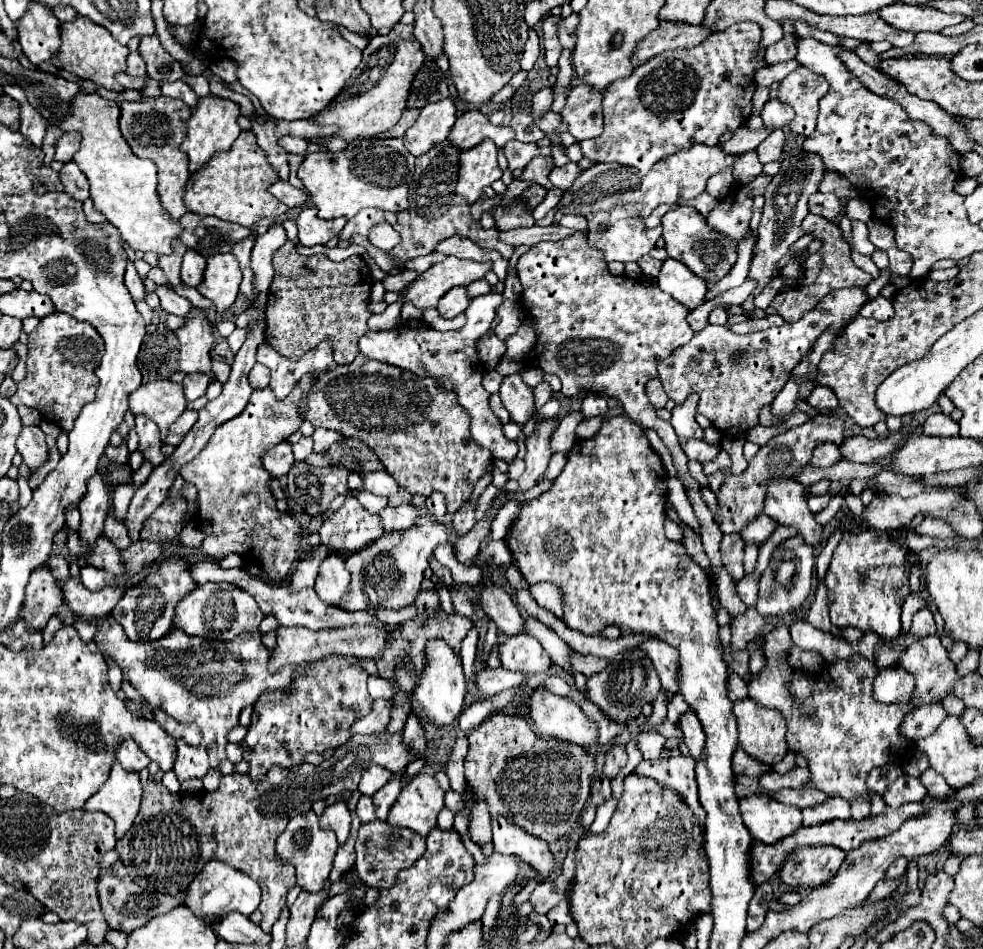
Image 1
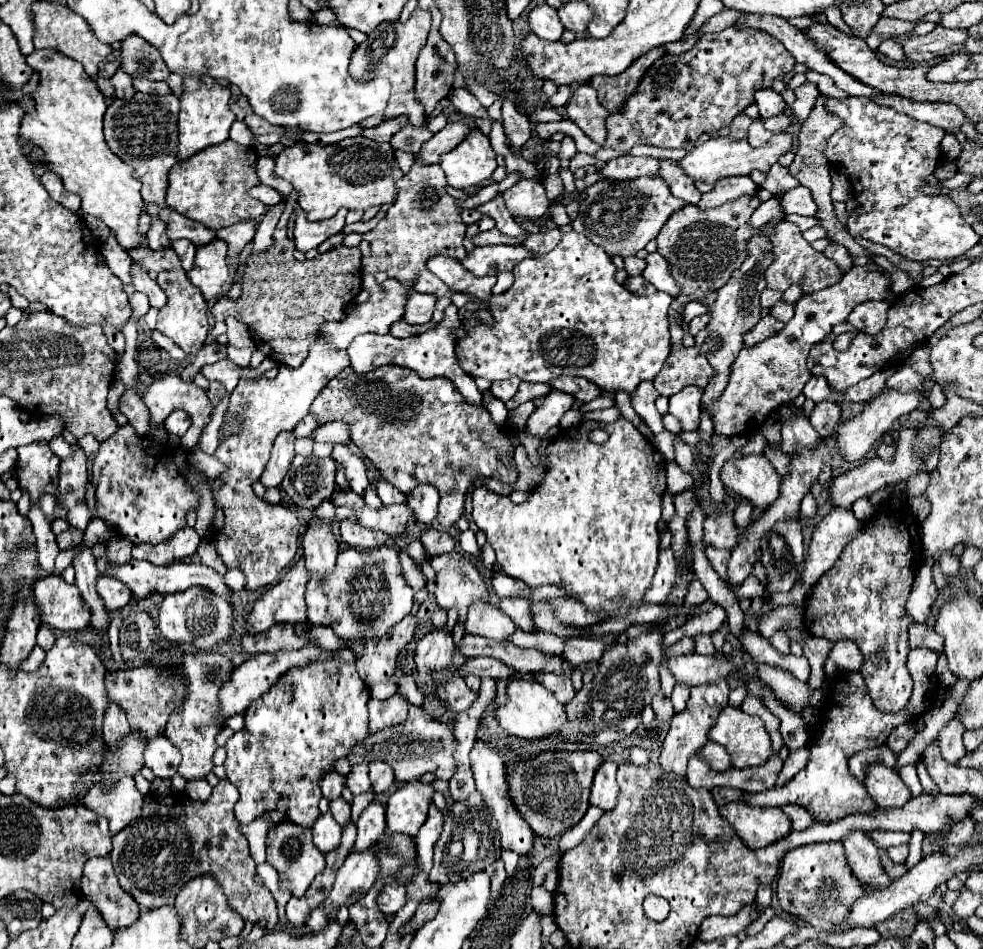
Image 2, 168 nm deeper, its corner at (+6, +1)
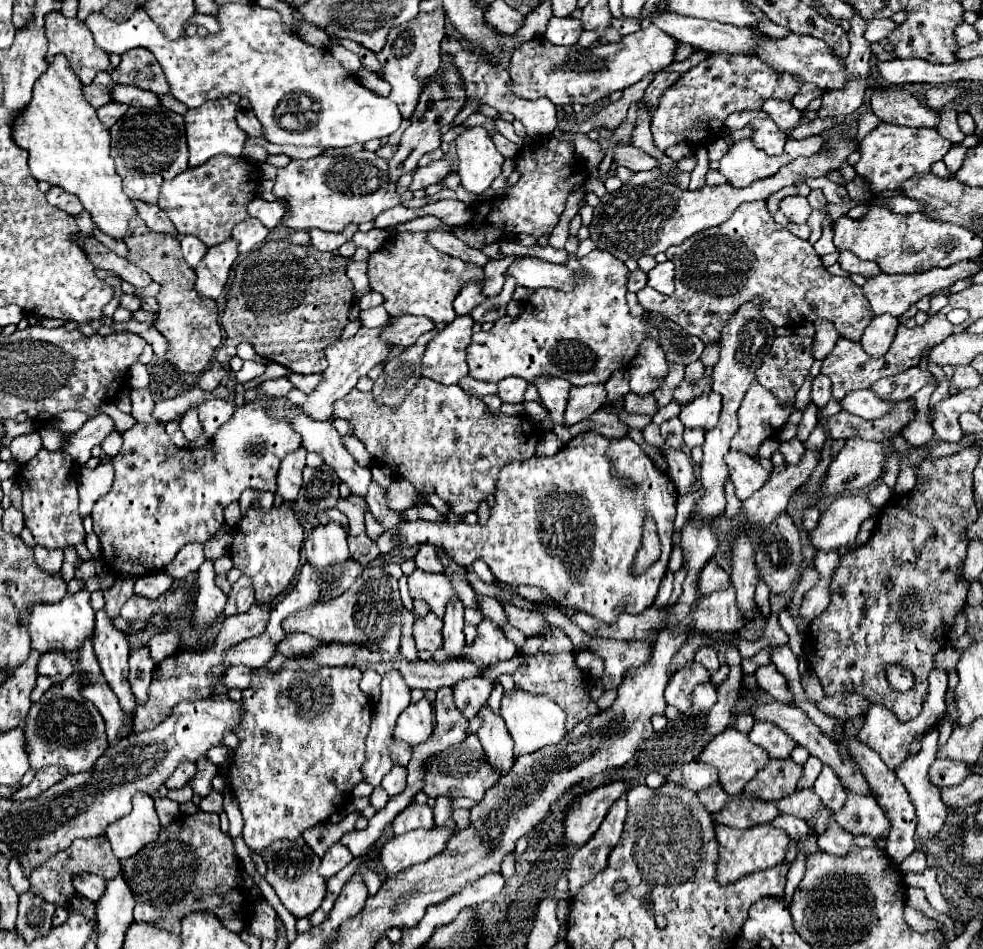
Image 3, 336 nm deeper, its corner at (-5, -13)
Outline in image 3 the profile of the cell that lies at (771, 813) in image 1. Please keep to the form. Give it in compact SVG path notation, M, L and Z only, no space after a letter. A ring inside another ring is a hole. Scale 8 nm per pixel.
M759 824L747 830L731 828L731 826L717 826L717 840L719 840L719 864L717 864L717 880L719 884L729 884L739 880L745 874L765 870L771 866L777 866L785 860L789 850L789 834L781 828L775 828L771 824Z

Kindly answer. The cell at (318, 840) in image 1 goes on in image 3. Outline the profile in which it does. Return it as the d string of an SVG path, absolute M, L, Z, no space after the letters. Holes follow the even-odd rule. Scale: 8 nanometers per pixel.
M297 838L297 840L277 840L273 844L273 858L271 858L271 862L267 862L265 880L275 888L283 906L295 918L305 918L305 916L313 914L321 906L321 902L327 894L327 882L317 872L319 864L321 864L321 858L301 838Z

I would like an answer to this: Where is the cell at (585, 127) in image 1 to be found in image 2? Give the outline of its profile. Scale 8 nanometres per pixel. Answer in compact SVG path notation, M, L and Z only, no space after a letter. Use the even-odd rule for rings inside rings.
M588 84L580 86L572 94L572 98L566 106L566 112L568 112L568 118L574 120L590 140L604 146L608 110L598 102L596 90L592 86L588 86Z

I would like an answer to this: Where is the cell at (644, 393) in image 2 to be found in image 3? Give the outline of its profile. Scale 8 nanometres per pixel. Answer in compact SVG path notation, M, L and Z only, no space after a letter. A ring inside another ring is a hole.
M629 392L629 396L625 396L623 406L625 406L627 412L633 412L633 414L647 414L647 416L655 416L655 412L657 412L657 408L659 408L653 394L637 396L637 394L633 394L633 392Z

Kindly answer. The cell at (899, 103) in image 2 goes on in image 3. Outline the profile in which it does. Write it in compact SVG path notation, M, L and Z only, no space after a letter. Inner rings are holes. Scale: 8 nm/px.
M905 90L873 92L871 108L881 122L909 126L909 128L937 128L941 114L919 104L915 96Z

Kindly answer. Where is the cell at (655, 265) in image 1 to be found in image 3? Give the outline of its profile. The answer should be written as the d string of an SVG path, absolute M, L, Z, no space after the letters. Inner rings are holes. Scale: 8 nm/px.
M635 270L635 272L631 272L629 274L629 282L627 282L627 290L629 292L639 292L639 290L643 290L647 286L647 274L643 272L643 270Z

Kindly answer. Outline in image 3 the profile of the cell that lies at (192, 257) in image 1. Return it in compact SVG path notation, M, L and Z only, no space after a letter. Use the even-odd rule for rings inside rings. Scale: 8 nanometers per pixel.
M183 236L181 250L183 250L183 258L189 264L189 268L195 270L207 252L207 246L201 244L201 240L197 240L195 236Z

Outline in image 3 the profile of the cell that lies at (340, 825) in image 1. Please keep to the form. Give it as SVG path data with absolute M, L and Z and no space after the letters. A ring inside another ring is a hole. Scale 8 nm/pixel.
M335 842L323 856L321 860L321 868L319 874L327 880L331 876L335 876L343 866L347 866L353 860L353 854L349 852L349 848L345 848L341 842Z

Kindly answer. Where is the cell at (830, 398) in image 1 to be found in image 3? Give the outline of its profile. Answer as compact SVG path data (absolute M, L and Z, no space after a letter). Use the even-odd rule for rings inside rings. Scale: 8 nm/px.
M819 374L815 380L813 380L813 390L811 390L811 402L817 406L817 408L825 408L827 402L831 398L831 380L823 374Z

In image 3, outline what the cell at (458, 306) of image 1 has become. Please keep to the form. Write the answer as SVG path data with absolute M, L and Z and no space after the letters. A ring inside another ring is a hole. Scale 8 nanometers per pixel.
M401 316L401 318L395 318L393 324L383 332L383 338L391 346L397 346L397 344L411 346L417 342L419 336L423 336L433 328L435 328L435 322L429 320L427 316Z

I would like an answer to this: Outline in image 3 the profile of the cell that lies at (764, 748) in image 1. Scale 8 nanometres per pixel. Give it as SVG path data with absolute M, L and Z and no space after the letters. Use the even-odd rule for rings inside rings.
M727 728L725 732L717 734L707 746L705 750L701 752L699 756L701 762L707 762L707 764L713 764L717 770L719 770L719 776L721 776L721 786L723 790L729 794L729 796L737 796L743 792L745 784L751 782L755 778L755 774L765 768L769 764L769 754L759 746L759 744L753 744L749 740L749 736L745 732L739 732L737 728Z

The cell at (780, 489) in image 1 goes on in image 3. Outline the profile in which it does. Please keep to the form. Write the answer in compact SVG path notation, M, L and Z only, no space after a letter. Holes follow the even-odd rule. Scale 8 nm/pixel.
M731 450L725 456L725 462L729 466L729 480L733 482L735 496L739 500L747 500L759 488L763 488L765 482L769 480L769 472L763 470L761 464L755 458L751 458L749 454Z

